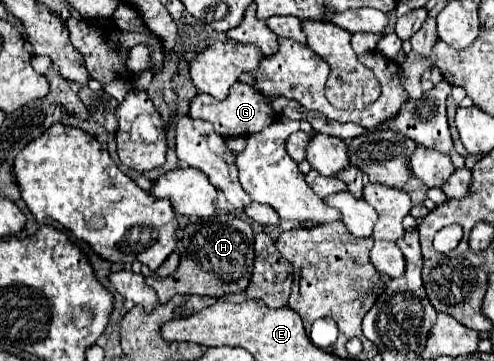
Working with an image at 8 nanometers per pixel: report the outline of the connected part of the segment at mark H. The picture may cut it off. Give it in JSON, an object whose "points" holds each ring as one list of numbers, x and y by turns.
{"points":[[214,215,206,221,188,223,180,243,182,249,178,269,166,279,146,279,146,283,156,289,158,303,170,301,176,293,222,297,248,289,254,263,254,233,248,221,232,215]]}

